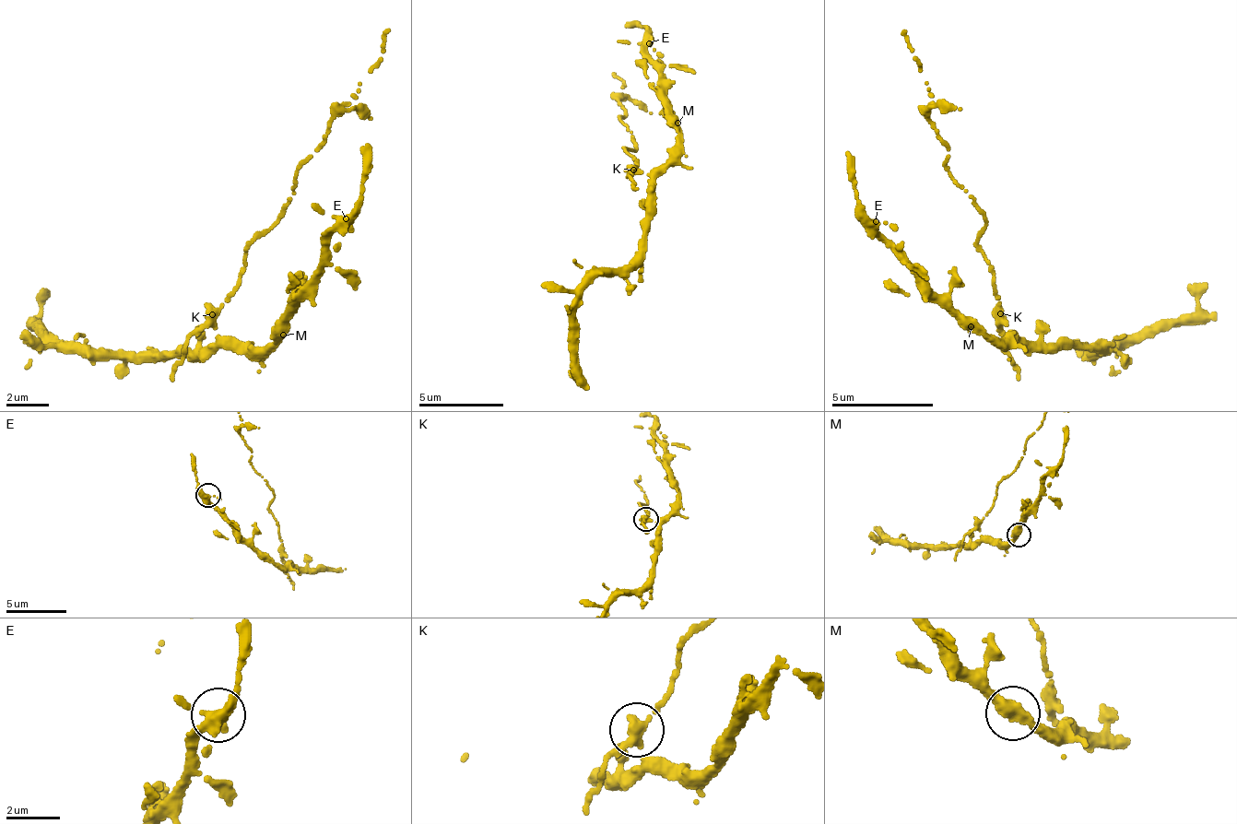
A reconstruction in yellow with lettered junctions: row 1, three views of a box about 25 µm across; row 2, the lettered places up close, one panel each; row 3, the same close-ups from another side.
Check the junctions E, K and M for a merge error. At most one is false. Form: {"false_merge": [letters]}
{"false_merge": ["K"]}

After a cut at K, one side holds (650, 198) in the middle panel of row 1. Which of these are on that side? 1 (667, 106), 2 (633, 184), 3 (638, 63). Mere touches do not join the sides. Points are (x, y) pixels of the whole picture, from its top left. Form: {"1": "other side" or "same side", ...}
{"1": "same side", "2": "other side", "3": "same side"}

